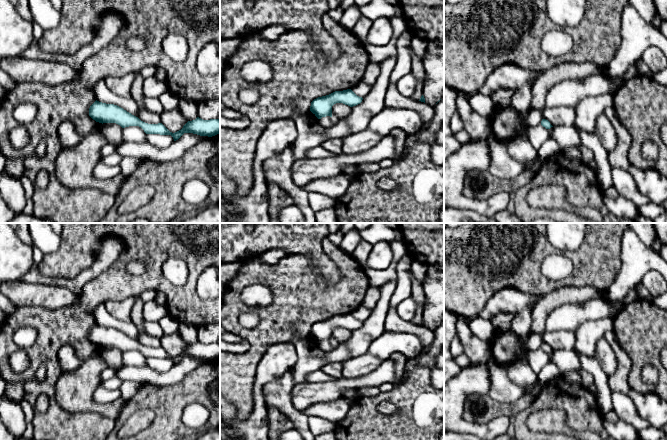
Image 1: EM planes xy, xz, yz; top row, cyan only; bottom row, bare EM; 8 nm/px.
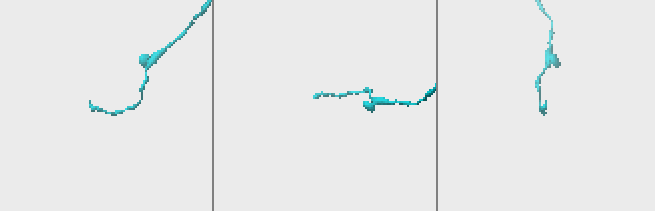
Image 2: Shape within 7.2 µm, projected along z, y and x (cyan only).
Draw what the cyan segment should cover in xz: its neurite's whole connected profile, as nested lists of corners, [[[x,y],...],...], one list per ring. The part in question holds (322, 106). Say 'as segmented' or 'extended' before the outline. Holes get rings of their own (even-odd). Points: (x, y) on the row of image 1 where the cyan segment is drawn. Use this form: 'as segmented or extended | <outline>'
as segmented | [[[351,89],[335,91],[329,95],[318,97],[311,102],[310,111],[318,118],[332,117],[332,106],[343,103],[350,107],[362,102],[363,98],[357,96]]]

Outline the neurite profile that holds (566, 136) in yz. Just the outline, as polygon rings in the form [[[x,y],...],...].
[[[553,126],[551,138],[555,139],[561,150],[581,143],[580,136],[573,126]]]

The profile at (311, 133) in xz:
[[[311,111],[294,115],[291,119],[296,125],[298,136],[290,149],[296,160],[307,158],[308,150],[321,145],[327,140],[325,128]]]

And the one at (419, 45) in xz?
[[[414,36],[412,41],[411,41],[411,46],[418,58],[423,60],[424,58],[424,53],[427,48],[427,40],[423,40],[417,36]]]

